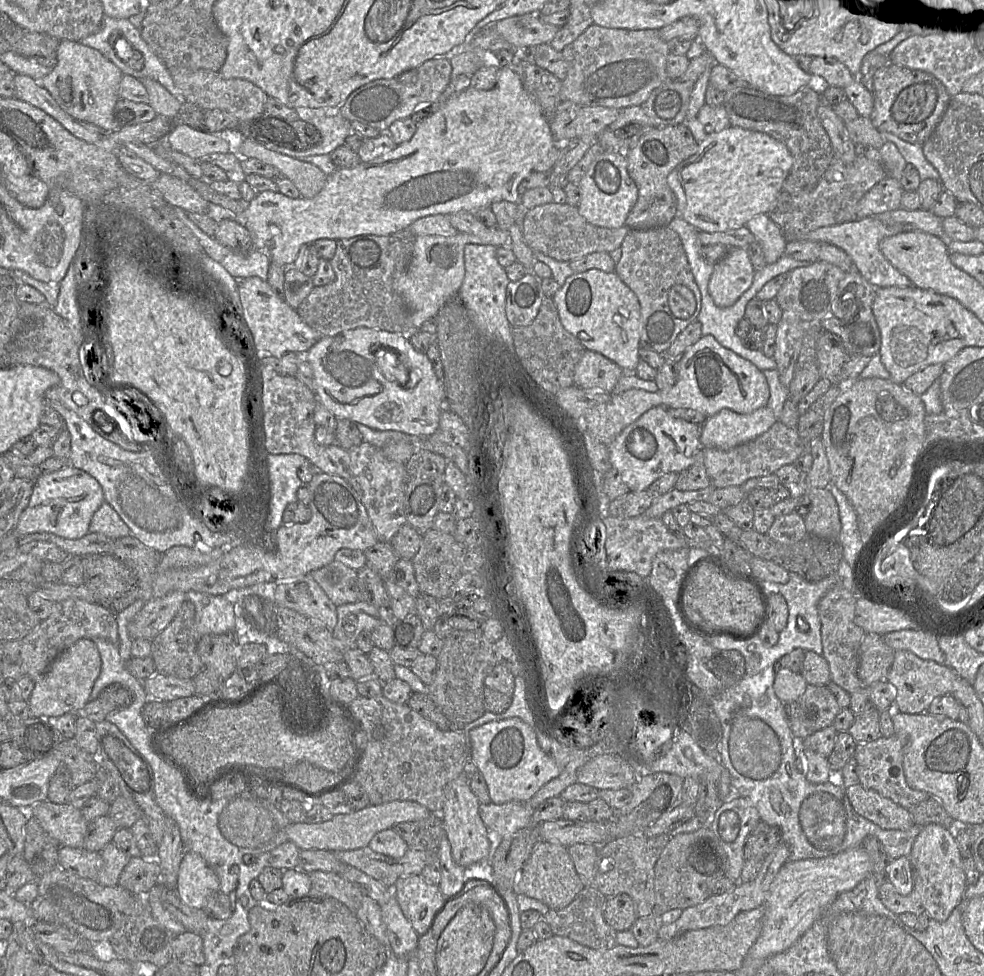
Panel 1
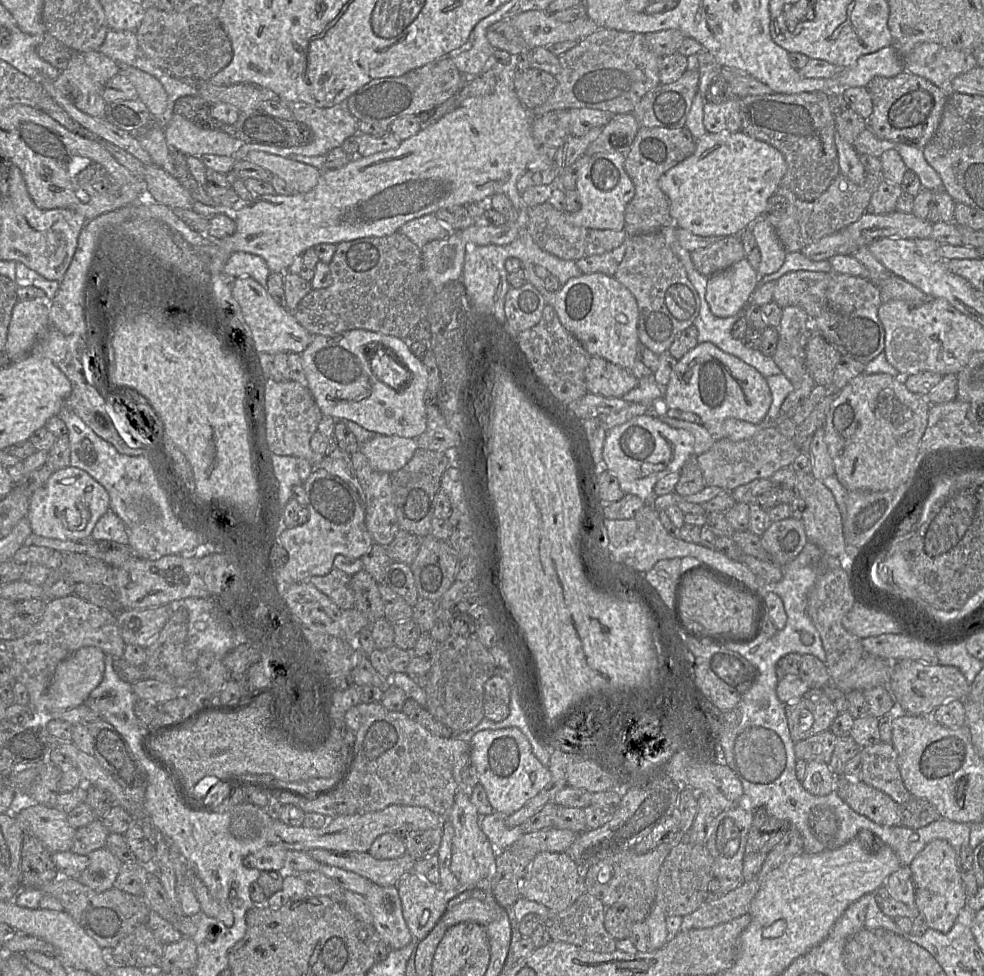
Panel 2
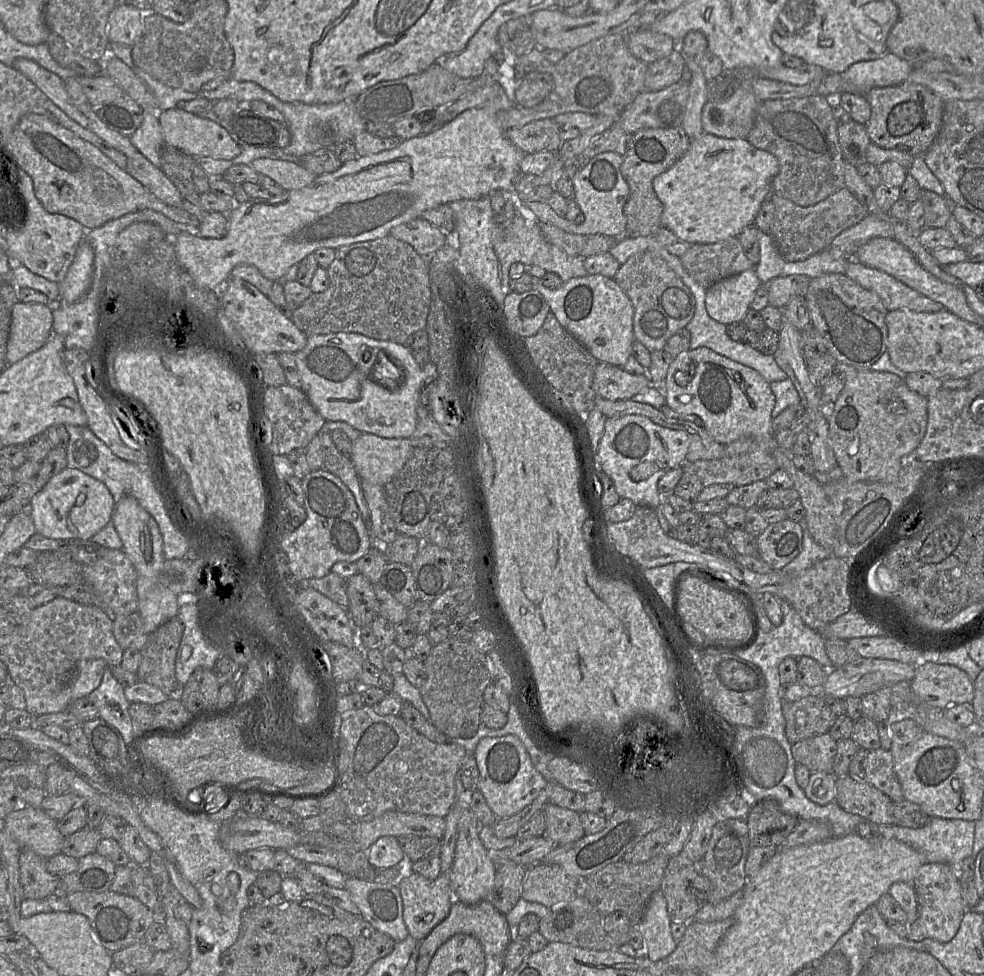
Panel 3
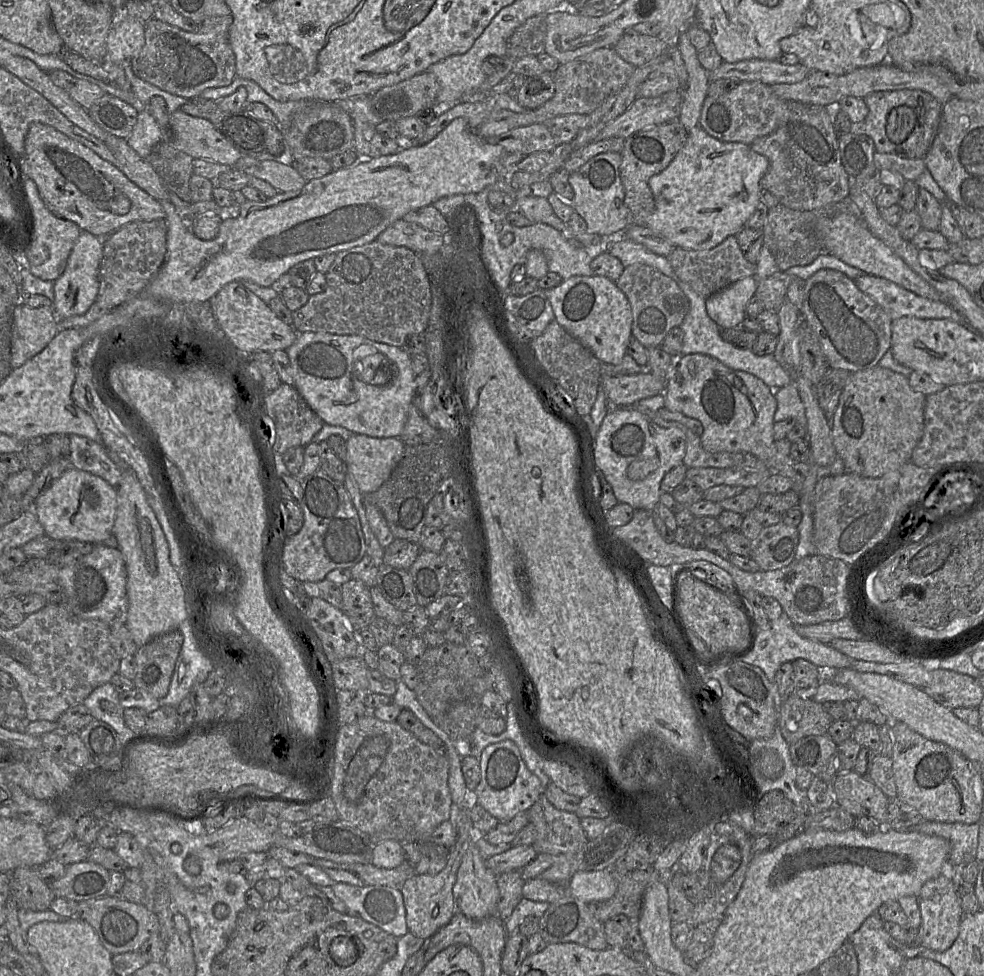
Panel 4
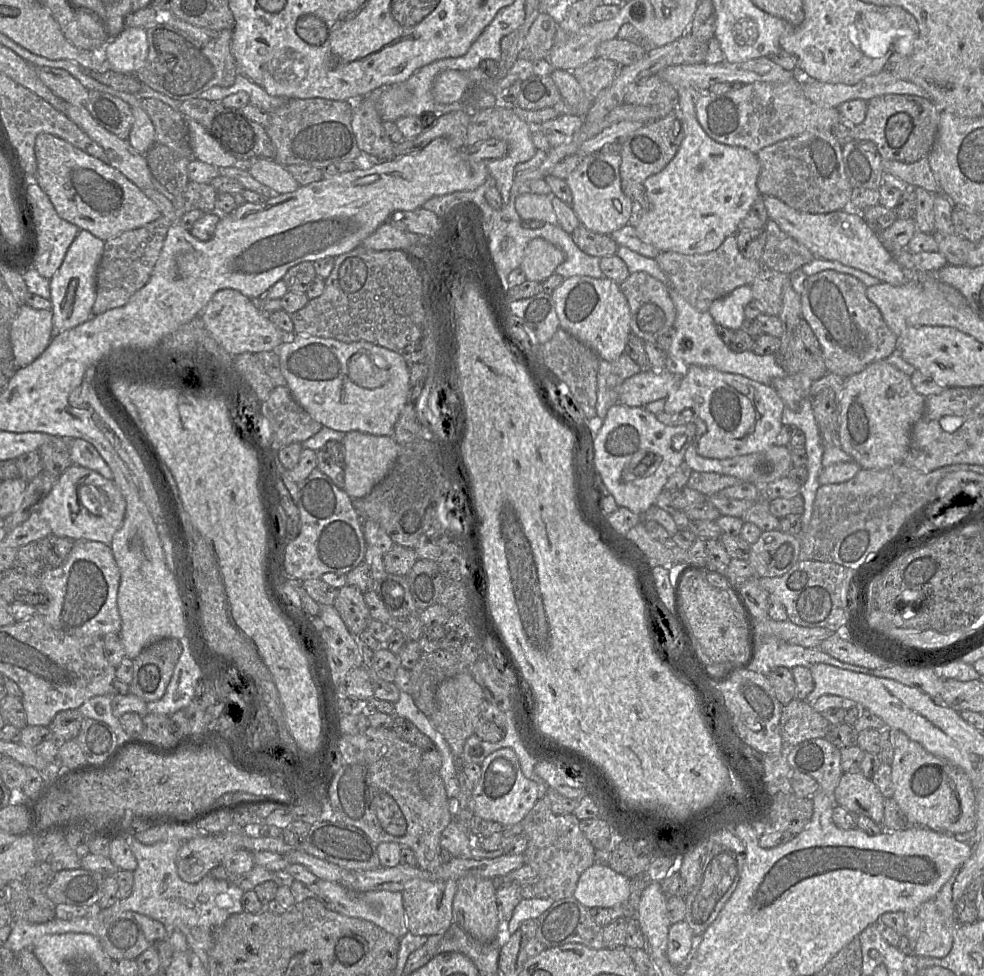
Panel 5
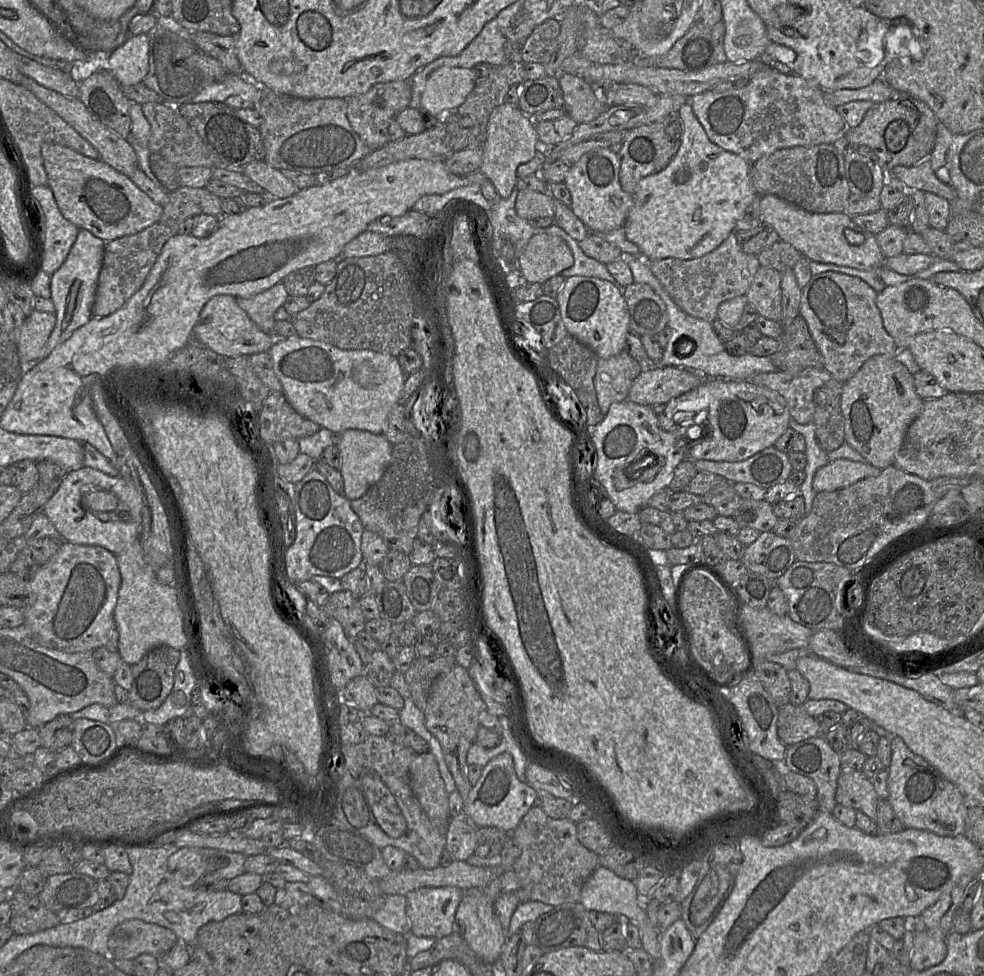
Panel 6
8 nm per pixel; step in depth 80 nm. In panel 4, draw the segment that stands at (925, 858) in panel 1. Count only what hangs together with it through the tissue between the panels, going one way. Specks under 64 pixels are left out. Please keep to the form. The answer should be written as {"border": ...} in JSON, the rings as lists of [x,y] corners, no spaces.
{"border":[[[948,871],[927,881],[918,894],[918,905],[921,914],[920,936],[921,945],[936,952],[950,948],[959,934],[963,911],[958,896],[958,887]]]}

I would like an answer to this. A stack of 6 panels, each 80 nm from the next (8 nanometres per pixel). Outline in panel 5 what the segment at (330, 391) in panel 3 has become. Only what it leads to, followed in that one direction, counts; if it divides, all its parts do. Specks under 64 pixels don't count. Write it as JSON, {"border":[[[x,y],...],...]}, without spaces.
{"border":[[[294,333],[294,335],[290,337],[286,337],[286,340],[276,349],[276,350],[271,350],[271,351],[277,351],[280,359],[280,367],[281,367],[281,372],[287,382],[286,386],[290,390],[293,398],[296,400],[296,402],[317,422],[322,424],[322,426],[328,427],[330,429],[336,430],[336,431],[341,431],[343,433],[348,433],[350,431],[359,431],[363,433],[368,433],[371,435],[376,435],[376,436],[391,436],[393,437],[393,431],[394,431],[394,426],[396,424],[396,421],[403,410],[405,404],[409,401],[409,392],[410,392],[410,366],[406,363],[404,360],[403,356],[399,352],[395,352],[392,350],[389,350],[385,347],[375,345],[373,343],[367,342],[367,341],[356,341],[356,342],[342,342],[333,338],[323,338],[323,337],[317,337],[317,336],[299,336]]]}

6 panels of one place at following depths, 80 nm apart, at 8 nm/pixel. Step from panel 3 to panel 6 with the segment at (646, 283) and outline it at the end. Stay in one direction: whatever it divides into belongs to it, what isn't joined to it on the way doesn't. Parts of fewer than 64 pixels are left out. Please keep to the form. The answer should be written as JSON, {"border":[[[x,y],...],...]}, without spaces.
{"border":[[[634,282],[624,288],[623,296],[629,311],[629,327],[631,332],[639,336],[657,335],[668,326],[666,304],[648,284]]]}

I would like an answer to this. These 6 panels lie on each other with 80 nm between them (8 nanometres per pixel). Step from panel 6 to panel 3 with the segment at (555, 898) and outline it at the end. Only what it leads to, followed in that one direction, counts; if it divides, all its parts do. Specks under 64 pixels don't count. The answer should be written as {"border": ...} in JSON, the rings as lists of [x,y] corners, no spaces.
{"border":[[[548,802],[541,810],[545,816],[546,829],[543,837],[556,846],[576,842],[586,833],[581,822],[581,813]]]}

